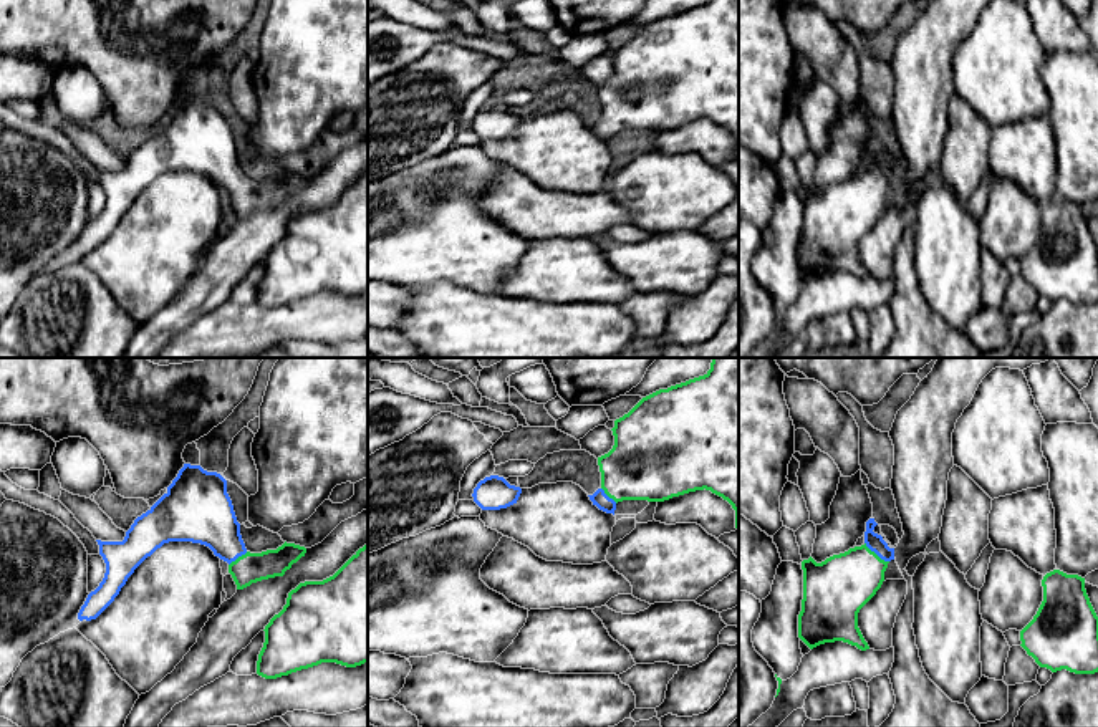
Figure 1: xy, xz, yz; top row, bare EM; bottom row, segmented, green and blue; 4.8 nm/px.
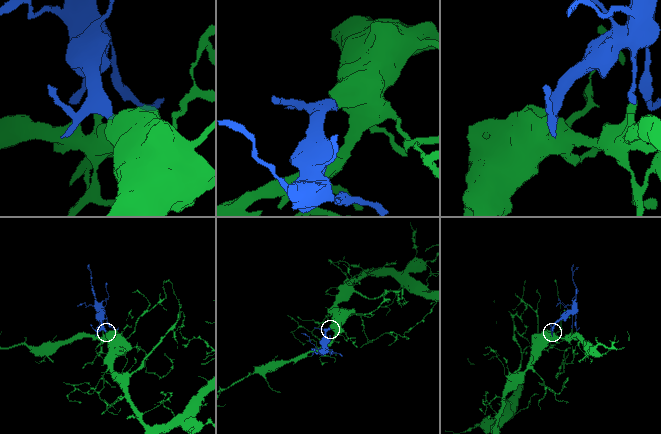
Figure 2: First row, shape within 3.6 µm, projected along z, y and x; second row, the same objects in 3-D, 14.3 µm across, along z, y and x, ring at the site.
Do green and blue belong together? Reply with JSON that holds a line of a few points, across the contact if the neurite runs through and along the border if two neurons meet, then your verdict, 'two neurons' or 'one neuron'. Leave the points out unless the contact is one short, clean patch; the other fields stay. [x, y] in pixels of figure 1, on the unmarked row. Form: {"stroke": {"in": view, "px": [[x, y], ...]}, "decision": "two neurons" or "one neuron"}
{"stroke": {"in": "yz", "px": [[837, 217], [875, 182], [875, 171]]}, "decision": "one neuron"}

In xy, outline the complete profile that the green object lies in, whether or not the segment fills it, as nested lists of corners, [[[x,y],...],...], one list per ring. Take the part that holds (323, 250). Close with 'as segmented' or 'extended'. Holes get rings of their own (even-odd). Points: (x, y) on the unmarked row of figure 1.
[[[368,172],[333,205],[305,210],[288,222],[287,234],[265,255],[257,303],[277,308],[291,301],[336,291],[356,296],[368,291]]]; as segmented

